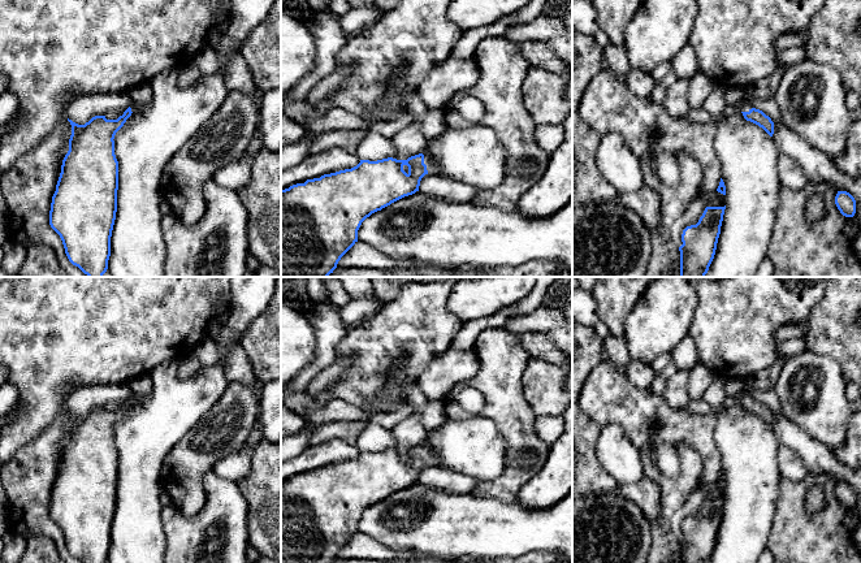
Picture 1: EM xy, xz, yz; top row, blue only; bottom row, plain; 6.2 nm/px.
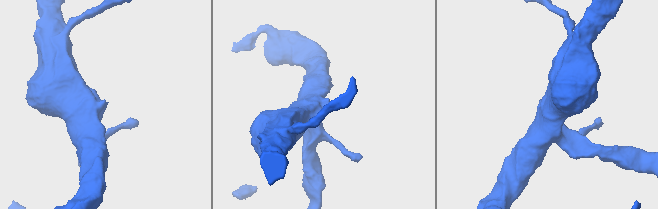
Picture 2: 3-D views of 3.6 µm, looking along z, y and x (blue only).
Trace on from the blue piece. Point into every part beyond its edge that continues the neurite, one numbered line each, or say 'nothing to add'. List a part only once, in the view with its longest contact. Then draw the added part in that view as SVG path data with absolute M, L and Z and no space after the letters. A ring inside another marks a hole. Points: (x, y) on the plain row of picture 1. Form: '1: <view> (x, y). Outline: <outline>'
1: xz (432, 459). Outline: M424 446L424 455L427 456L427 462L429 465L441 467L441 463L438 460L438 456L432 452L428 447Z

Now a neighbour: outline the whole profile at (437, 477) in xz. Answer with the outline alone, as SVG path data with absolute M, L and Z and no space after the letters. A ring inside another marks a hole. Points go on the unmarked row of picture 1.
M428 464L421 469L419 482L440 491L470 493L480 481L444 467Z

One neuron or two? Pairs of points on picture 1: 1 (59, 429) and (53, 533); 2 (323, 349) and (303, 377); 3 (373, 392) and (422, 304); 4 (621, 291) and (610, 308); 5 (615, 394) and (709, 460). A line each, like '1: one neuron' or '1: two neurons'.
1: one neuron
2: one neuron
3: one neuron
4: one neuron
5: one neuron

